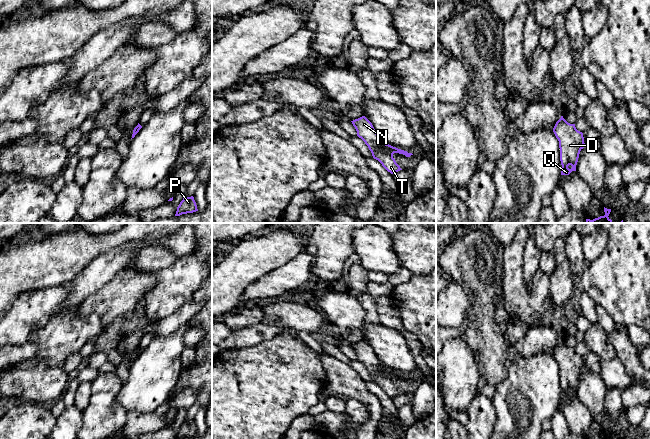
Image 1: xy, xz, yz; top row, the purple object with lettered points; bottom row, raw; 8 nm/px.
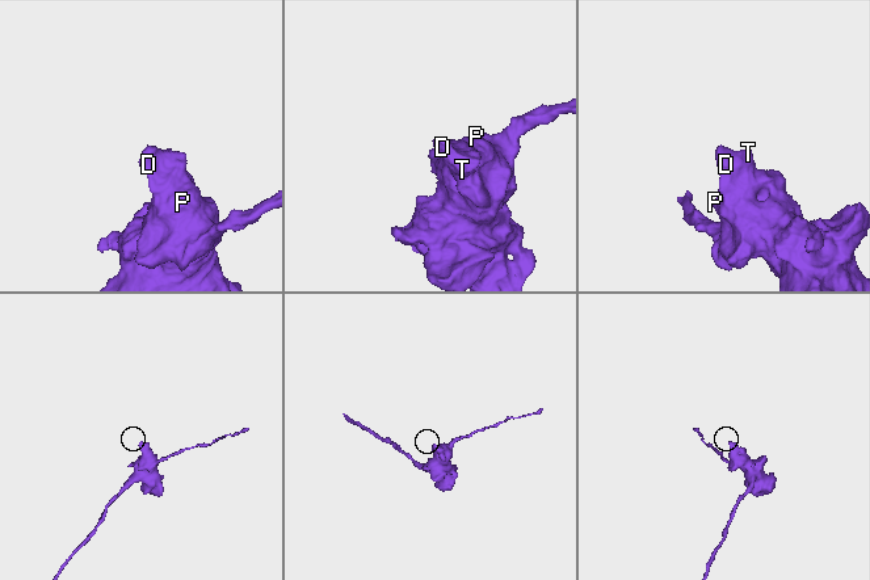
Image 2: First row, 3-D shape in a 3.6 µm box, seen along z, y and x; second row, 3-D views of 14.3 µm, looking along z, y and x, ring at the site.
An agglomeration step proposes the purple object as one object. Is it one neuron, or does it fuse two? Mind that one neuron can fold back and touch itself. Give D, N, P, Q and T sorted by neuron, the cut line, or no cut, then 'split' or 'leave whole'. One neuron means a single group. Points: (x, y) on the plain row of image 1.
D N P Q T; no cut; leave whole

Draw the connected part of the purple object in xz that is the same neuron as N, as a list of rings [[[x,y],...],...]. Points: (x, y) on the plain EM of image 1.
[[[365,340],[351,346],[357,355],[357,360],[368,370],[373,382],[378,384],[391,398],[402,394],[393,382],[394,377],[403,378],[406,381],[413,379],[412,377],[408,377],[407,375],[386,368],[379,361],[372,347]]]

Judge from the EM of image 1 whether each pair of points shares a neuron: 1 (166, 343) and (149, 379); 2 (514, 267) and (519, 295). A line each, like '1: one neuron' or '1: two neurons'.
1: one neuron
2: one neuron

